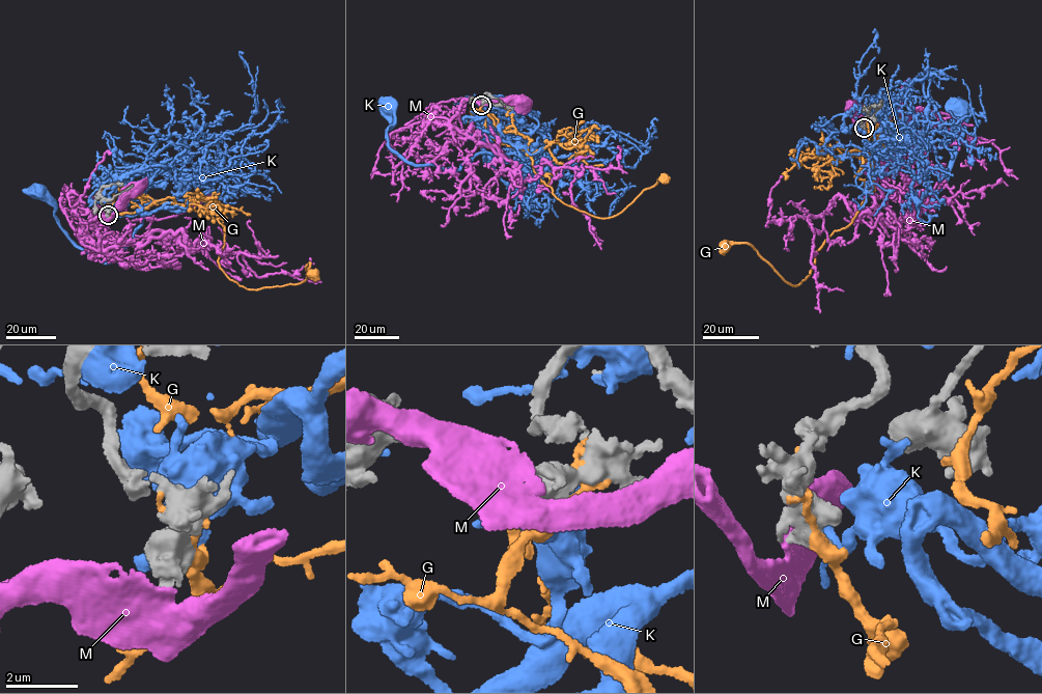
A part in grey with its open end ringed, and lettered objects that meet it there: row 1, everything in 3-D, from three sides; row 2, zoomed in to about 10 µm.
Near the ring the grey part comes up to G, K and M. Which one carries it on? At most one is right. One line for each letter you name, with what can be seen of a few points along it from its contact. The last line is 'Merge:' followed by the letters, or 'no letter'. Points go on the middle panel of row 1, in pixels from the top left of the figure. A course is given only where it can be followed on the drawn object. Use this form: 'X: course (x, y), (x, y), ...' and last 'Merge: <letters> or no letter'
Merge: no letter

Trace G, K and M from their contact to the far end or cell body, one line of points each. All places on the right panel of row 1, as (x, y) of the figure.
G: (863, 125), (873, 190), (799, 284), (748, 243), (724, 247)
K: (865, 128), (896, 138), (910, 132), (905, 145), (918, 150), (927, 186), (921, 213), (945, 185), (962, 107)
M: (861, 127), (854, 122), (856, 109)

